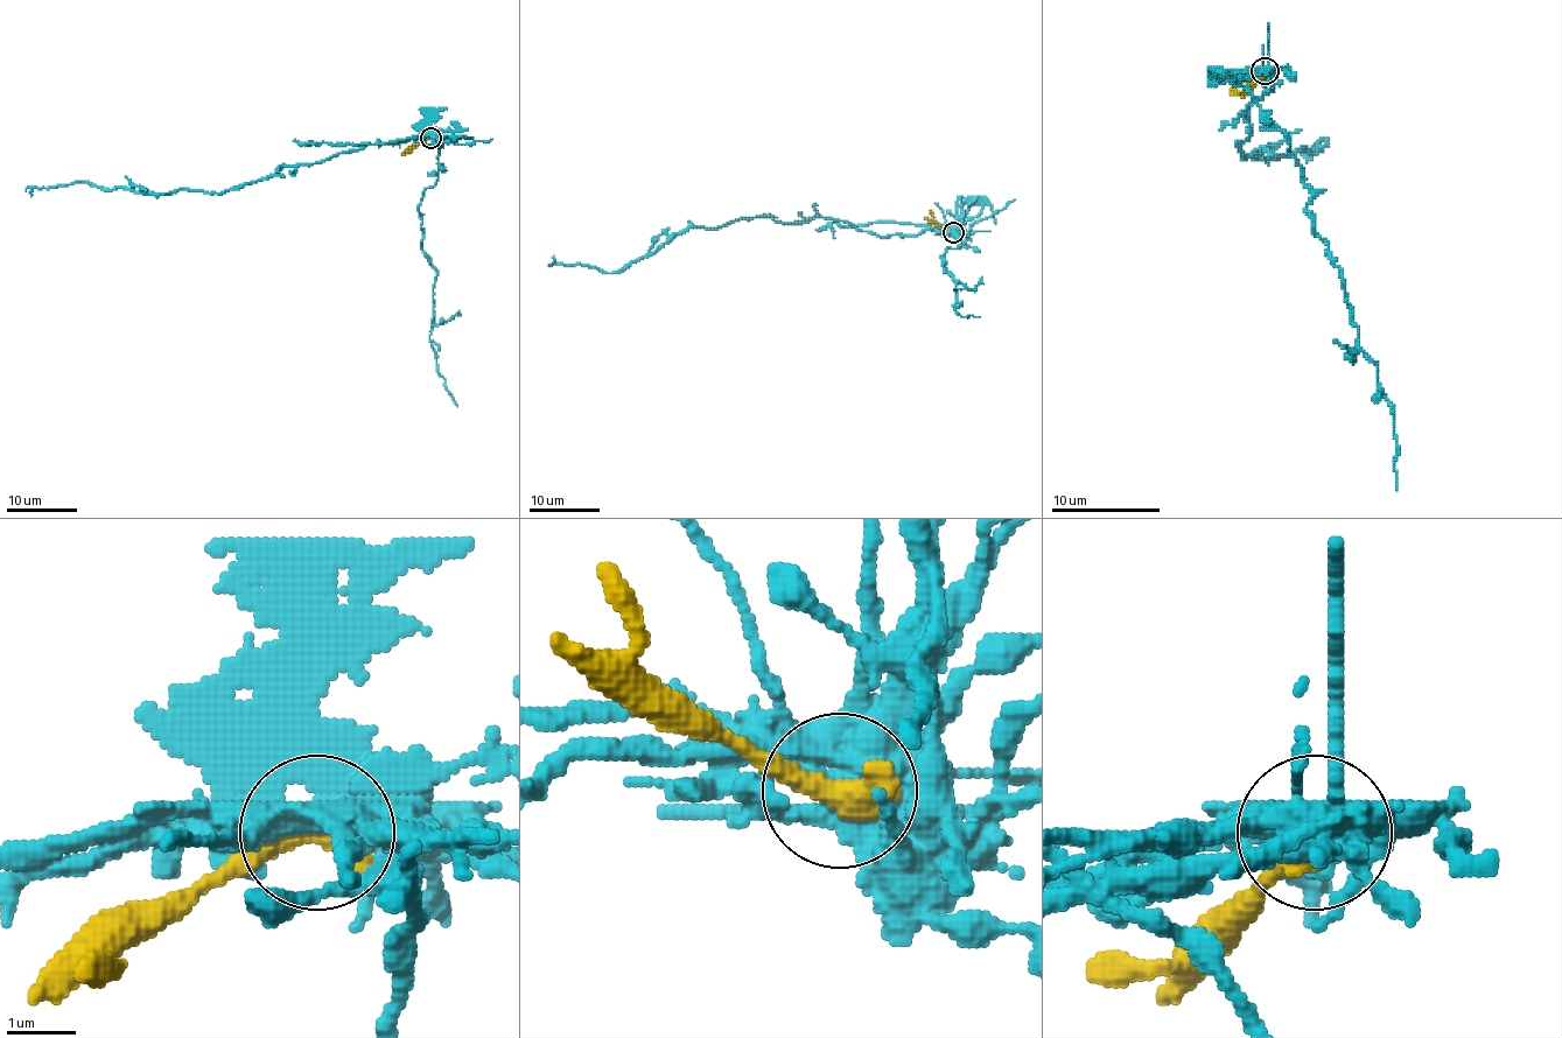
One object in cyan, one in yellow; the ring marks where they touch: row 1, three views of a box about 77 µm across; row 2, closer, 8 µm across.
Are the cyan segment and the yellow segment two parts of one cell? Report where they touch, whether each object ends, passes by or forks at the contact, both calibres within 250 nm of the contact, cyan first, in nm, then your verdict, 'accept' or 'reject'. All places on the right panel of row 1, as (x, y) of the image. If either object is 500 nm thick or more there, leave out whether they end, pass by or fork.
(1265, 70) | 800/600 nm | reject

